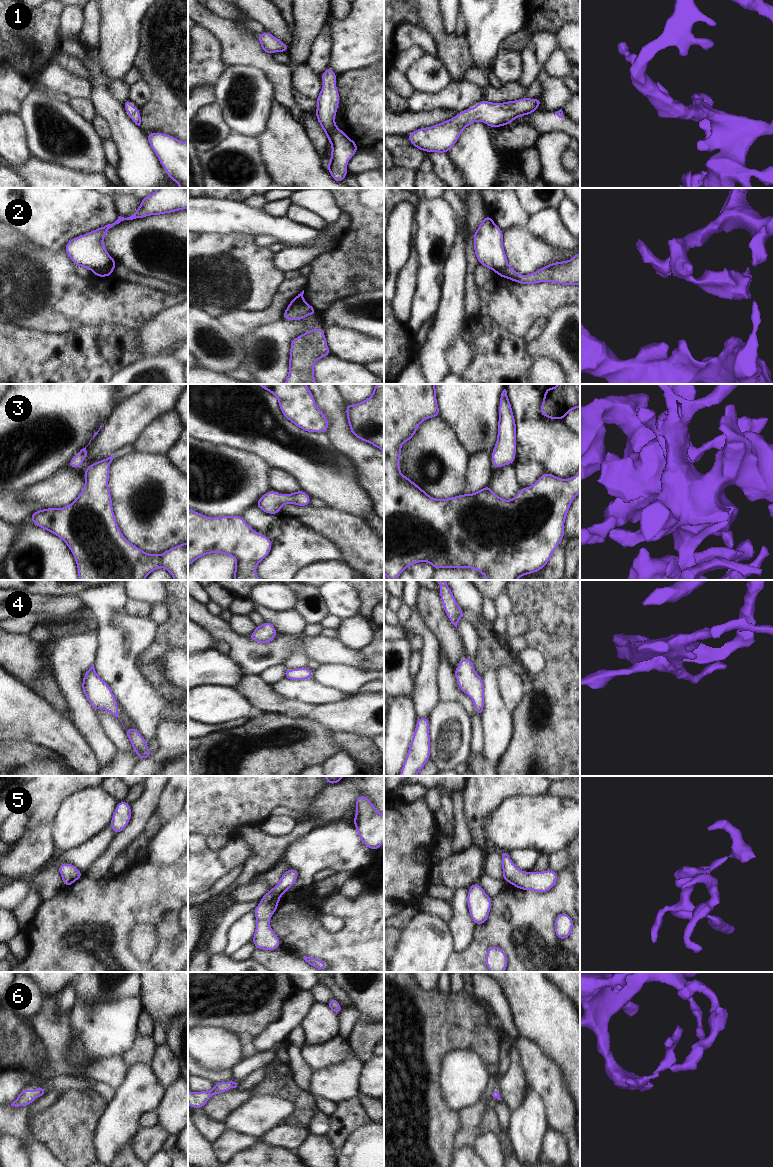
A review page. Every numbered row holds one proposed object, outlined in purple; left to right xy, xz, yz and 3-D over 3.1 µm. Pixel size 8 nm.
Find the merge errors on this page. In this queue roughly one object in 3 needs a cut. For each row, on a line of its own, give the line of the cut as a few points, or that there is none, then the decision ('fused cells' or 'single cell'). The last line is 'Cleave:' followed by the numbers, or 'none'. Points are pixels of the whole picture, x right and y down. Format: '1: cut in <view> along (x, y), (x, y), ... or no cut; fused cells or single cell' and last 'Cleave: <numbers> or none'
1: no cut; single cell
2: cut in xy along (113, 266), (94, 272); fused cells
3: no cut; single cell
4: no cut; single cell
5: no cut; single cell
6: no cut; single cell
Cleave: 2

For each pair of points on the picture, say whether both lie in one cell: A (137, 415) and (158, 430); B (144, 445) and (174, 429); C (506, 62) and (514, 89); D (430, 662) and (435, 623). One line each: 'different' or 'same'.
A: different
B: same
C: different
D: different

